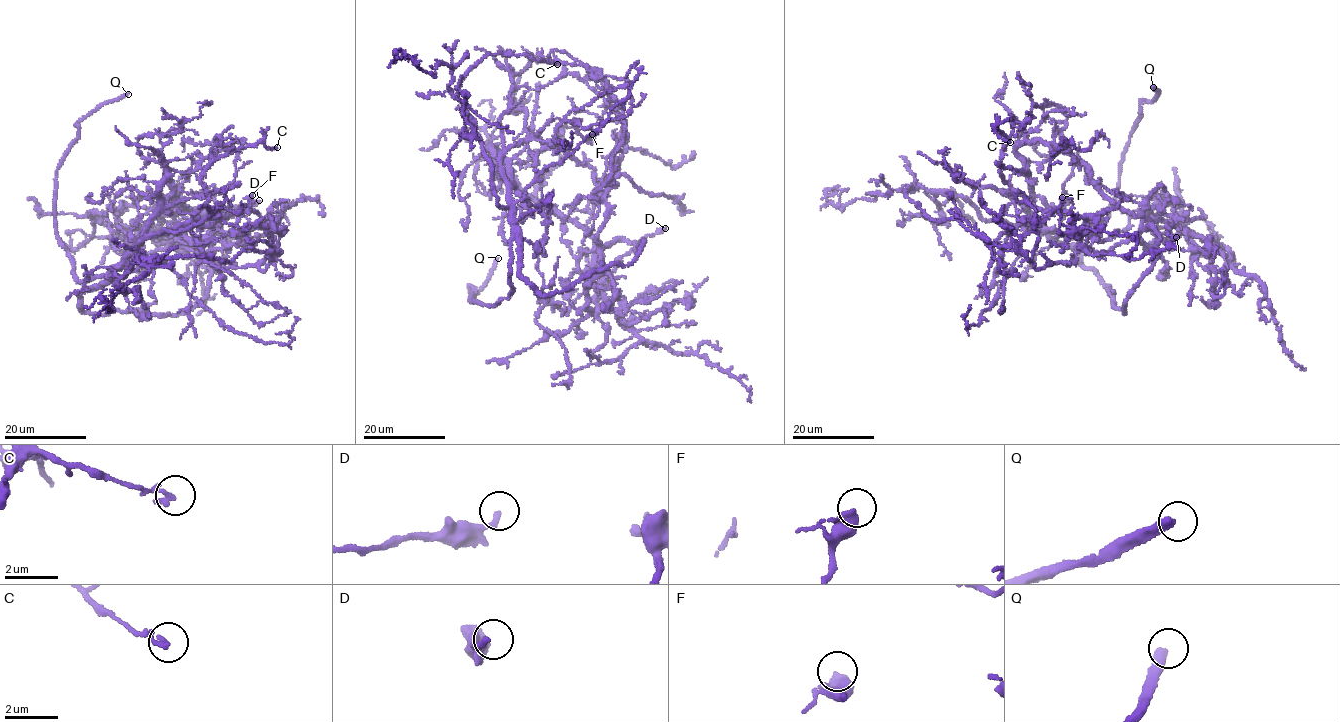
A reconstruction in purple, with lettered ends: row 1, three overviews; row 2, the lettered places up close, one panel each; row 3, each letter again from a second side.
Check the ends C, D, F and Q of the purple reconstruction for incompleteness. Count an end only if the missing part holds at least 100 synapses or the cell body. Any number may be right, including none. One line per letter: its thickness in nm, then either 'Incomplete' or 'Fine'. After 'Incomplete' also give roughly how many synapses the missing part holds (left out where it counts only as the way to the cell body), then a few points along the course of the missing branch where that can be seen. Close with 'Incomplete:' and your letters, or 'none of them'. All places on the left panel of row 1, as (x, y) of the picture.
C: Thickness 200 nm. Fine
D: Thickness 200 nm. Fine
F: Thickness 340 nm. Fine
Q: Thickness 360 nm. Incomplete. Course of what is missing: (128, 94), (143, 95), (178, 87), (190, 79), (192, 72)
Incomplete: Q

